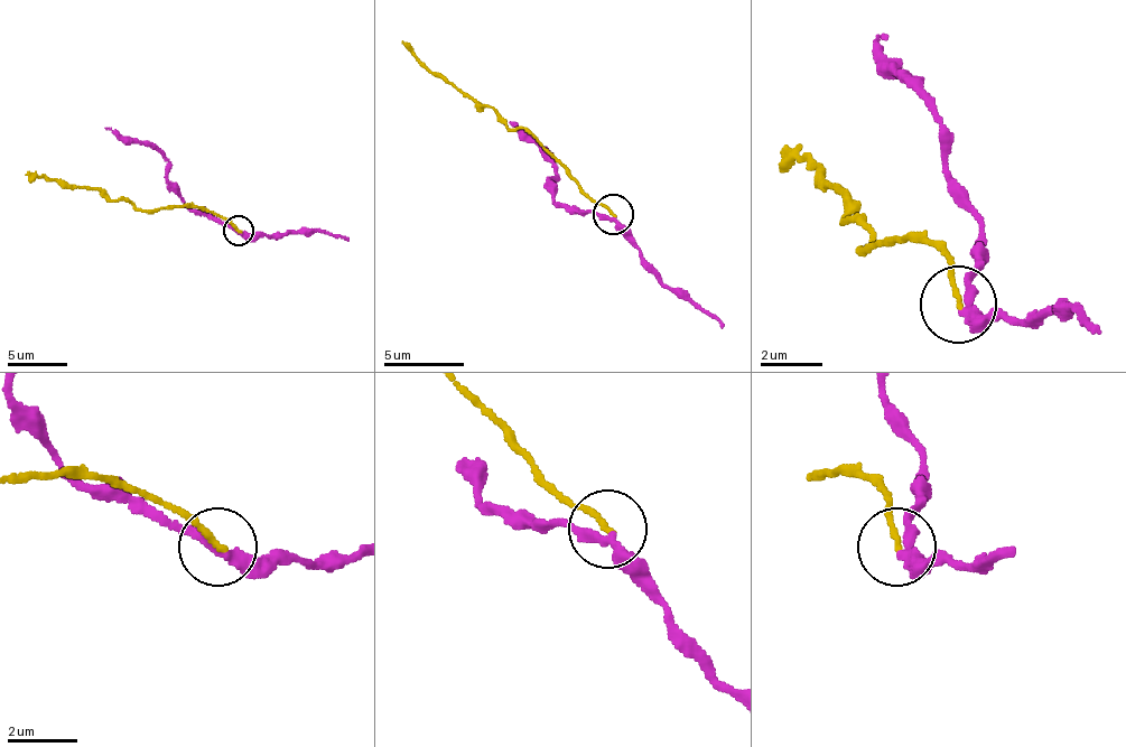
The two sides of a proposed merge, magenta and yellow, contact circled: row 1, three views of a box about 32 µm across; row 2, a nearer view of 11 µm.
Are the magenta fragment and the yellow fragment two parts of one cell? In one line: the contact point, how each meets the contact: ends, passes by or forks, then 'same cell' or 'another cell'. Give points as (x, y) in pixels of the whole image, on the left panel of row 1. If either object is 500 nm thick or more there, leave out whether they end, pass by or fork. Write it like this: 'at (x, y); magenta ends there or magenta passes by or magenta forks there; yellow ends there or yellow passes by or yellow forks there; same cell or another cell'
at (238, 231); magenta passes by; yellow ends there; another cell

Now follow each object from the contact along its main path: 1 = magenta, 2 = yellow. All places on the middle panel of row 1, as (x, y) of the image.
1: (613, 217), (569, 213), (556, 204), (549, 180), (558, 176), (538, 147), (502, 123)
2: (613, 213), (522, 128), (509, 128), (492, 108), (478, 108), (430, 75), (402, 39)

